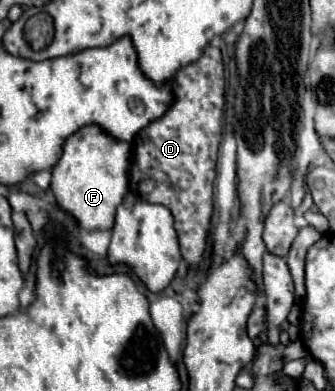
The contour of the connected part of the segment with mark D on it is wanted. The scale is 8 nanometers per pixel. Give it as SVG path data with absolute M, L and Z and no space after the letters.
M207 45L203 55L193 63L185 65L175 75L175 101L169 107L169 111L149 123L143 131L137 133L137 139L133 143L133 165L131 165L131 189L139 193L149 203L161 203L171 209L175 217L175 229L179 235L181 255L189 263L191 269L197 267L197 261L201 259L205 251L209 221L213 213L213 181L215 181L215 161L217 161L217 149L221 141L221 119L223 119L223 107L225 107L225 71L221 61L221 51L217 47Z

